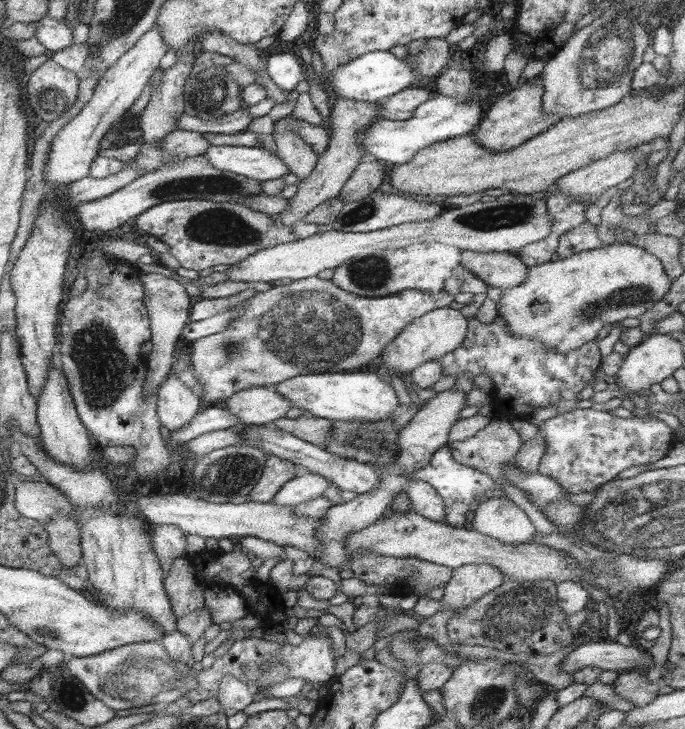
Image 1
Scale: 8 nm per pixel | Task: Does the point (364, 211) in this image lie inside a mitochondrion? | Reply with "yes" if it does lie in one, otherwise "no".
yes

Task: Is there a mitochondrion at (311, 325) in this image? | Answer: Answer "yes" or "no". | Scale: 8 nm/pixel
yes

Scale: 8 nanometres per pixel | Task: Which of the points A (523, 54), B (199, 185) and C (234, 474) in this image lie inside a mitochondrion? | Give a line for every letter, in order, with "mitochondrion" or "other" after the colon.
A: other
B: mitochondrion
C: mitochondrion

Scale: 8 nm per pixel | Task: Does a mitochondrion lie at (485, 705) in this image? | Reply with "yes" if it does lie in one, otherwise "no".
yes

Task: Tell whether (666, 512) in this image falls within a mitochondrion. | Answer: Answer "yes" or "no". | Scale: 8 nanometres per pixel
yes

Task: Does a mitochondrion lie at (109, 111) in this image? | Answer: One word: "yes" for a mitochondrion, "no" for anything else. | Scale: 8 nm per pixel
no

